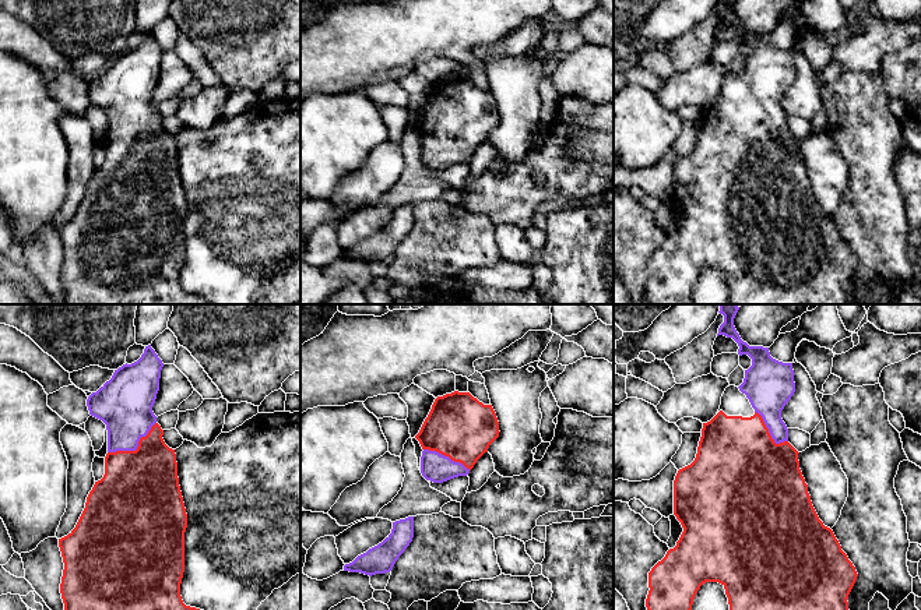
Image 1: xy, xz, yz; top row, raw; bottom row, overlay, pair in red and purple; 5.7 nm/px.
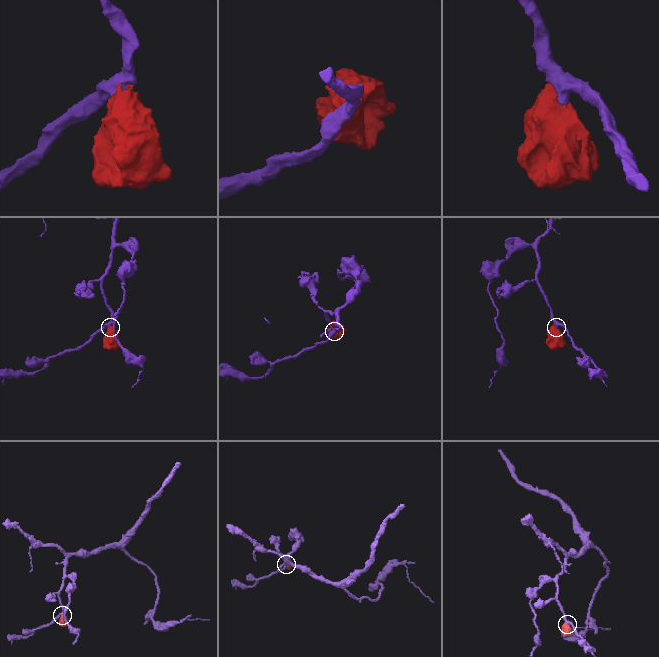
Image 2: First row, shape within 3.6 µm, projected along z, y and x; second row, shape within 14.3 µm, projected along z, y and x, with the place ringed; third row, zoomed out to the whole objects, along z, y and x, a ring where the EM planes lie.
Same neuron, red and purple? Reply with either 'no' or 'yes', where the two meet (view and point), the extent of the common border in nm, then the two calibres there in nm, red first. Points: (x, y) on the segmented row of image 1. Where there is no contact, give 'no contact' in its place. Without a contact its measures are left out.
yes | xy (137, 448) | 340 nm | 460/300 nm

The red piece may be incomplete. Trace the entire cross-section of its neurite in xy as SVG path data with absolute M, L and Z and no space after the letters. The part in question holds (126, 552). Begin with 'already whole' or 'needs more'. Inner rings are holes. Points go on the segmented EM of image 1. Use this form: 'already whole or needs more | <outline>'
needs more | M148 345L137 362L115 370L112 378L87 399L89 415L106 424L108 454L105 475L89 491L75 528L59 539L64 563L60 583L64 610L200 610L186 606L180 596L187 514L175 449L165 444L164 430L152 412L162 367L162 360Z

